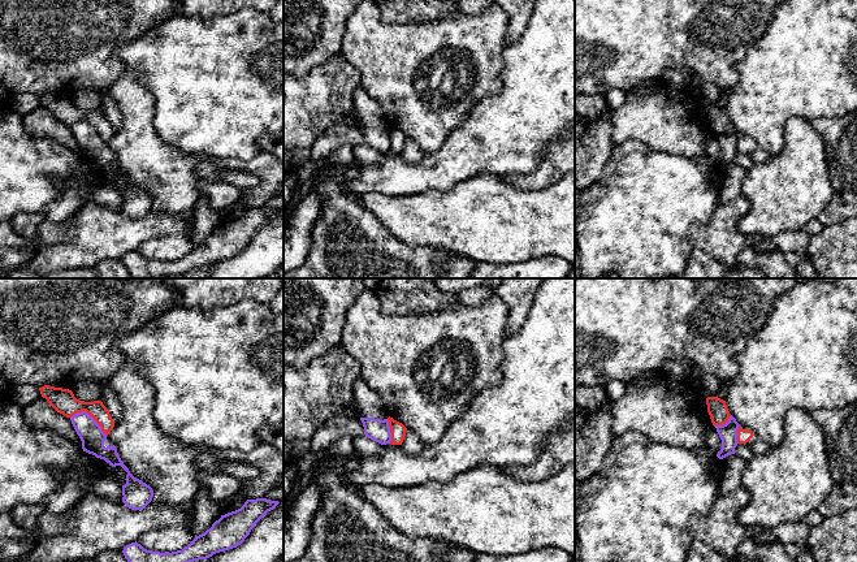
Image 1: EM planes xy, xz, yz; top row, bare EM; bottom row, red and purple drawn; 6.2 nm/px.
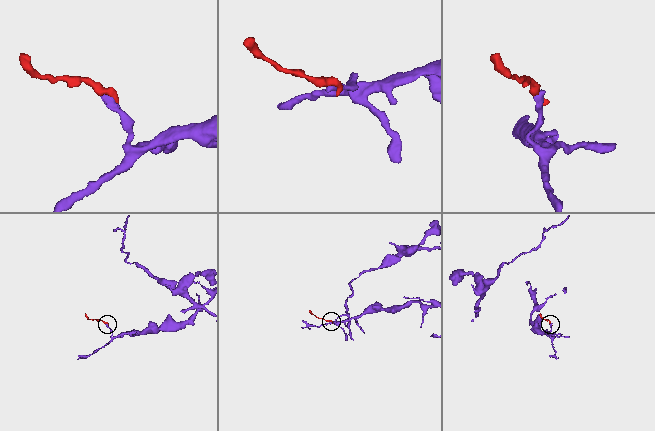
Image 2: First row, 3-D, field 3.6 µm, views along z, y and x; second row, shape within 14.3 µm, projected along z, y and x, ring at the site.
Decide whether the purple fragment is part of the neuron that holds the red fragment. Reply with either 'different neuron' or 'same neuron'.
different neuron

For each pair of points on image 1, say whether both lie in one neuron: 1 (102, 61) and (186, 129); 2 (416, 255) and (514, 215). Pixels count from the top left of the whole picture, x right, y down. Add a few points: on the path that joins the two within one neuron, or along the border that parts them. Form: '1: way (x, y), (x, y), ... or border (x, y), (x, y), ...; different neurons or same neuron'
1: border (135, 39), (125, 43), (116, 52), (124, 68); different neurons
2: border (403, 241), (410, 245), (427, 245), (457, 254); different neurons

